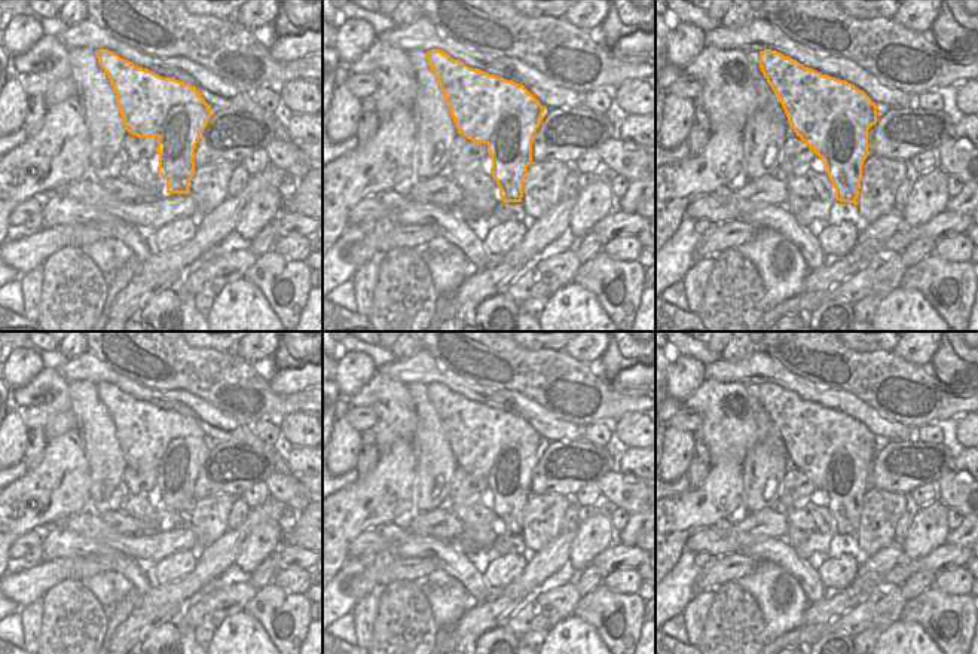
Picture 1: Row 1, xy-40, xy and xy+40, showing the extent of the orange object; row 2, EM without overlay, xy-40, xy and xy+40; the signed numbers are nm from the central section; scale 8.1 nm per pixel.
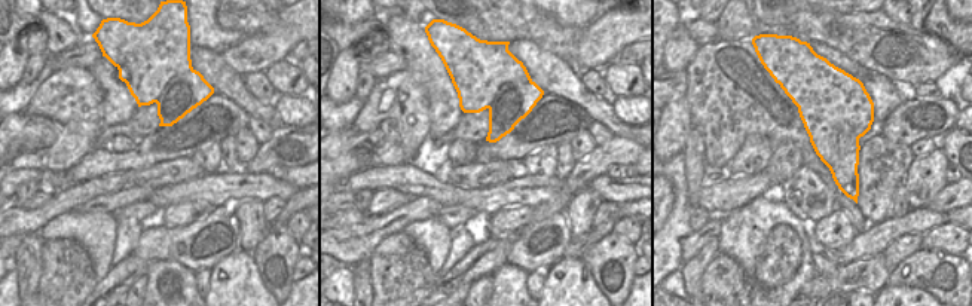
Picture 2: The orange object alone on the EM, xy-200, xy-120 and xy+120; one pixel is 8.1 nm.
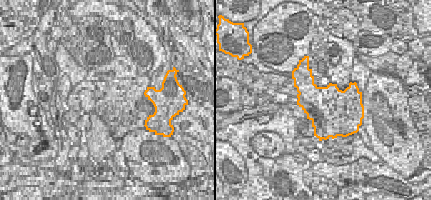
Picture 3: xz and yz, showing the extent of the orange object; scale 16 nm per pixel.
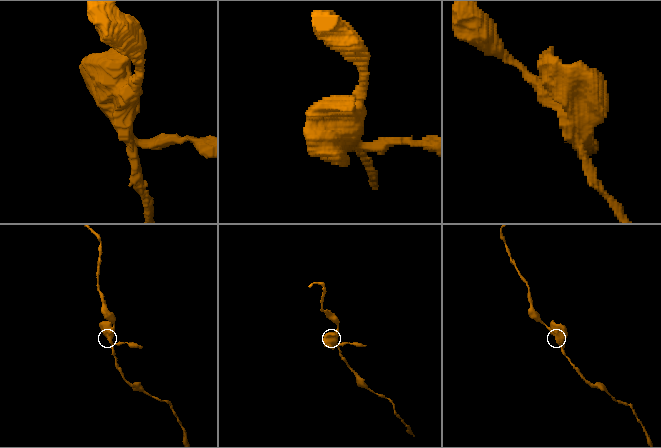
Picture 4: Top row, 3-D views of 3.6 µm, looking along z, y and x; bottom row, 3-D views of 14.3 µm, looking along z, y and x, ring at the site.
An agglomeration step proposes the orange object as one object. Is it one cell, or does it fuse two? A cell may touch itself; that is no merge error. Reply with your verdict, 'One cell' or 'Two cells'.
Two cells.

